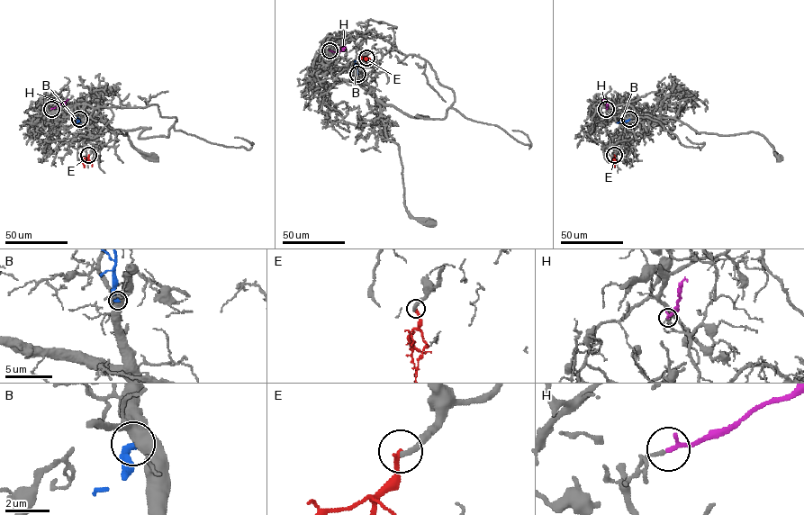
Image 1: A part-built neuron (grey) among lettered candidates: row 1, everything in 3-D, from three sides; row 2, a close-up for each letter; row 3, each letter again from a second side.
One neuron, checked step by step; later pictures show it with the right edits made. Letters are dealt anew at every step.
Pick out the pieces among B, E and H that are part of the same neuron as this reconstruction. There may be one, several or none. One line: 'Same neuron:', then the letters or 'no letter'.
Same neuron: H

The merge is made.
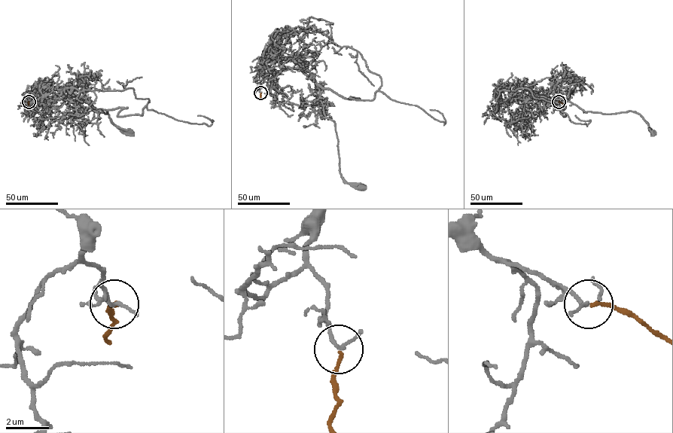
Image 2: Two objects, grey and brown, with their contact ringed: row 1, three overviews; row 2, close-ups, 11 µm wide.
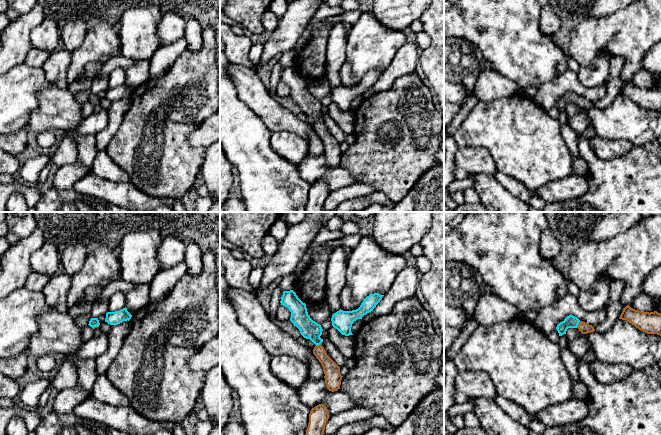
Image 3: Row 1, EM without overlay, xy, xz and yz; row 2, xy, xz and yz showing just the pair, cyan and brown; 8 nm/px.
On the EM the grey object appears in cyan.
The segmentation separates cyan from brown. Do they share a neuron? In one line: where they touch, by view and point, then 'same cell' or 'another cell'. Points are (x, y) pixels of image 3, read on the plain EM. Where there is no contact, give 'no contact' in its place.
yz (578, 99) | same cell

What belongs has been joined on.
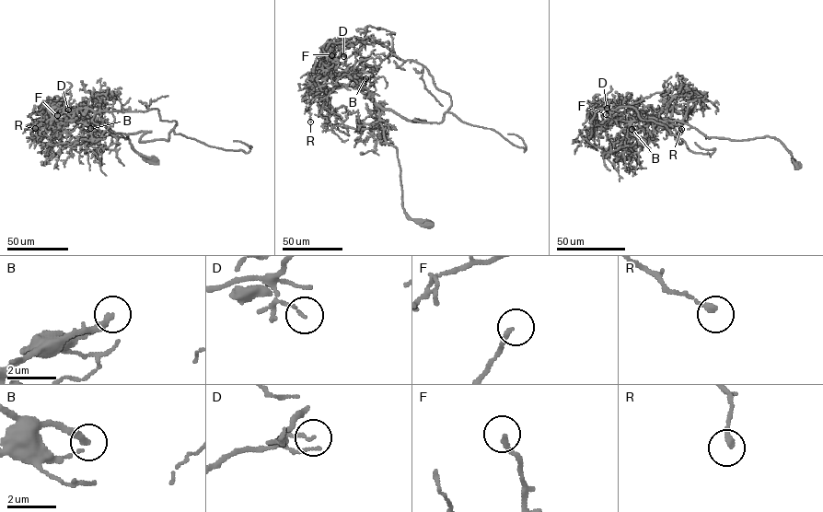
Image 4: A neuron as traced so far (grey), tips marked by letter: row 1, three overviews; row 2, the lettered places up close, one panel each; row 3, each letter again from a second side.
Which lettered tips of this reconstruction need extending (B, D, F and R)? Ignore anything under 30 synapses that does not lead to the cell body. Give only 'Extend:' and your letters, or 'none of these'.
Extend: B, F

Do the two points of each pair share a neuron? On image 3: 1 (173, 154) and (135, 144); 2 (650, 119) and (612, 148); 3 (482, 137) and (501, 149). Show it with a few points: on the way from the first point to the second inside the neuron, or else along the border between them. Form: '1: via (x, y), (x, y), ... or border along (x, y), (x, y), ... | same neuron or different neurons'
1: via (164, 154), (158, 154), (149, 145), (144, 145) | same neuron
2: border along (600, 137), (606, 140), (628, 140), (634, 145) | different neurons
3: via (487, 137), (496, 146) | same neuron

